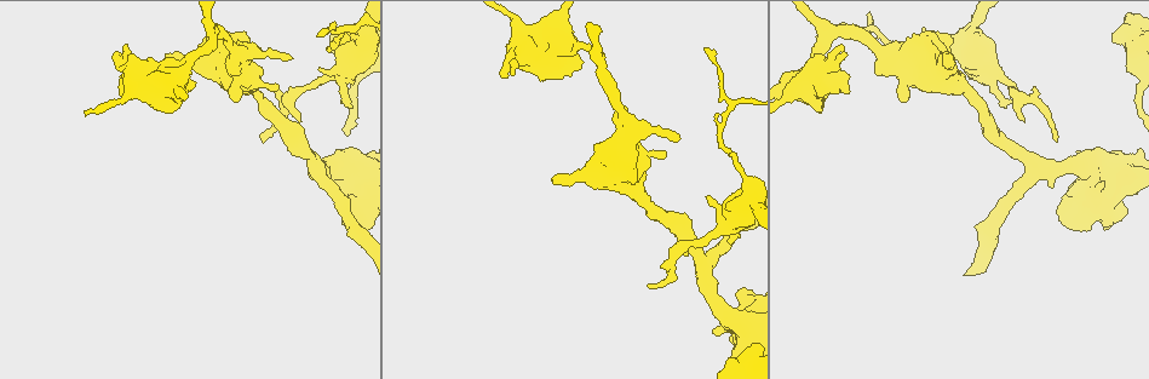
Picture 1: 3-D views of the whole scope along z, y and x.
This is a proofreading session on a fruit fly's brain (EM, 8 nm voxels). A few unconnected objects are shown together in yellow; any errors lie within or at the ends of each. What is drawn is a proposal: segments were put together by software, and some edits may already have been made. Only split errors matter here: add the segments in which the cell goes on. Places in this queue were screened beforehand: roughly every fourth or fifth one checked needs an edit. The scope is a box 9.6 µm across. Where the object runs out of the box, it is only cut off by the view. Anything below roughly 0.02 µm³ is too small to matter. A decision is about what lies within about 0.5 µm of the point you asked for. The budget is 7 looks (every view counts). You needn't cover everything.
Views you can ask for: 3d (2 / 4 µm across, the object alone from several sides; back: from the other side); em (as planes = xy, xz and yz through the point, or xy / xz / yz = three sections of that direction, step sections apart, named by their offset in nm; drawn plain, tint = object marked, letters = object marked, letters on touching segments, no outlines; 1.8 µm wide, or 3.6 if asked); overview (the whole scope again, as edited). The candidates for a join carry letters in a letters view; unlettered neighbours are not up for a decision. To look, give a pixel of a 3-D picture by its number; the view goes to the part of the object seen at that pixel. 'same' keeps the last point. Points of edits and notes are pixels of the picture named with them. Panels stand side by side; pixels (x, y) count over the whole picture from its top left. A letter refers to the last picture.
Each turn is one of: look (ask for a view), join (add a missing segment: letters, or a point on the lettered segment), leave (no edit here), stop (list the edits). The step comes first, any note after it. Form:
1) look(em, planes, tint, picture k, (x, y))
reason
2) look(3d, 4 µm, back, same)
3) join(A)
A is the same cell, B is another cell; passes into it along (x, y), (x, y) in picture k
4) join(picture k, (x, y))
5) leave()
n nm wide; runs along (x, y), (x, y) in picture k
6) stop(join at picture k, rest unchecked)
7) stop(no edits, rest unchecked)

look(3d, 2 µm, picture 1, (665, 154))
an open end

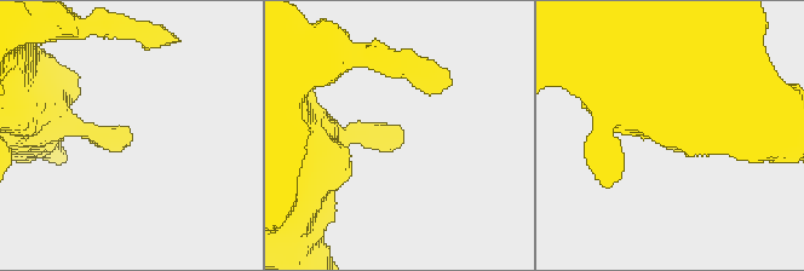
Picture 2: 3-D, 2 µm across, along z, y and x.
look(em, xz, step 8, tint, picture 2, (130, 142))

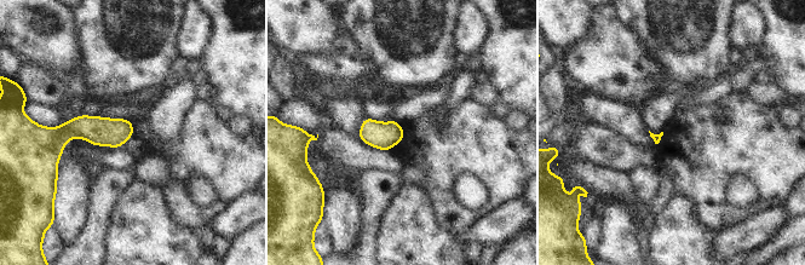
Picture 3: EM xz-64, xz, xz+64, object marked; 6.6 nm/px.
look(em, planes, letters, same)

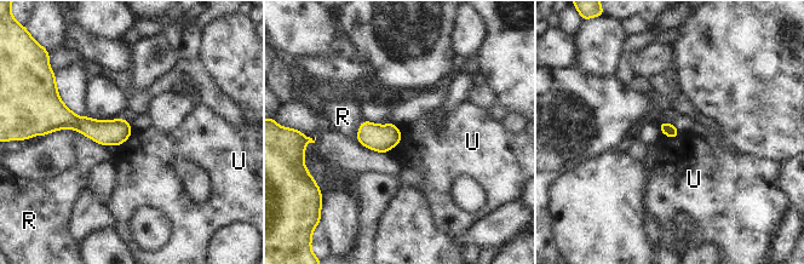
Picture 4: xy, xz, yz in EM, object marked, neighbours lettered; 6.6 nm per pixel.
leave()
R touches over 200 nm; R and U are other cells; runs along (57, 122), (128, 131) in picture 4; no lettered segment goes on from it

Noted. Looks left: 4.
look(3d, 2 µm, picture 1, (167, 56))
free end

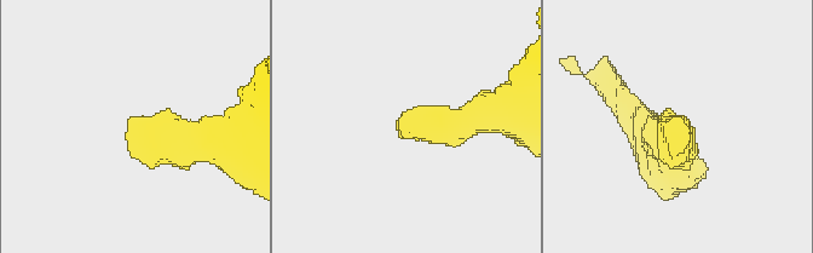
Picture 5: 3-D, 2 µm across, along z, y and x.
look(em, planes, letters, picture 5, (399, 117))

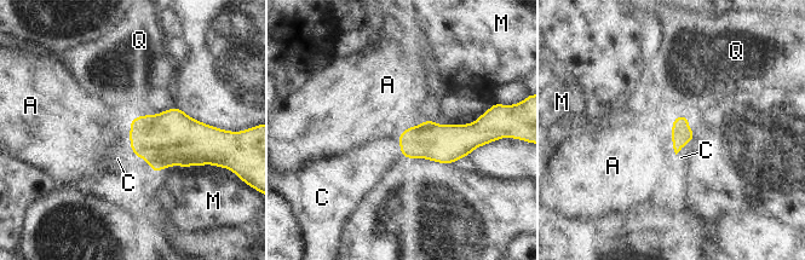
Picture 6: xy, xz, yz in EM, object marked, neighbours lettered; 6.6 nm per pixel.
join(C)
C is the same cell, A, M and Q are other cells; passes into it along (680, 133), (684, 145), (680, 157) in picture 6; it goes on there

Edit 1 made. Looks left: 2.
stop(join at picture 6, rest unchecked)

